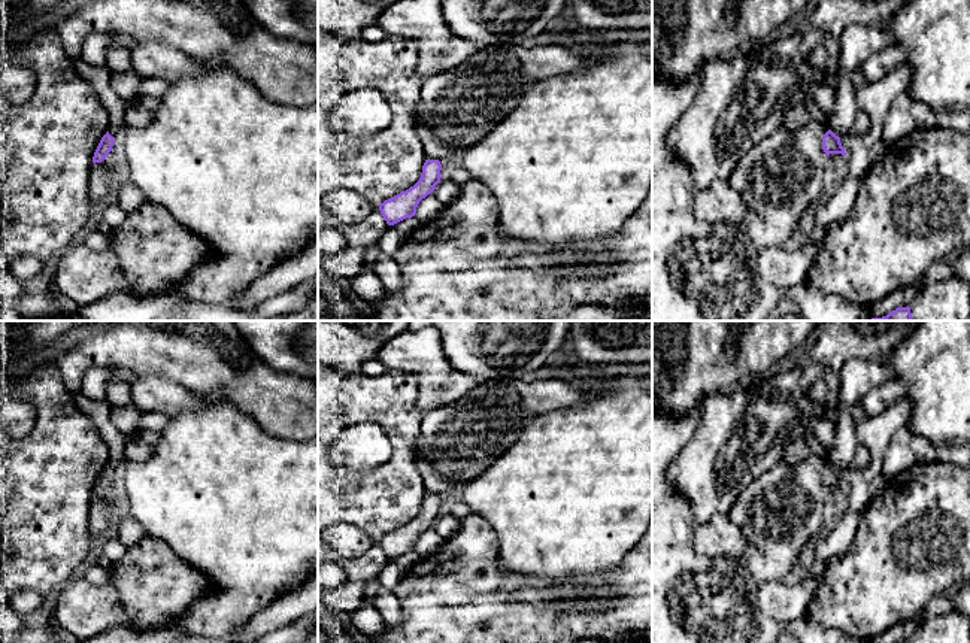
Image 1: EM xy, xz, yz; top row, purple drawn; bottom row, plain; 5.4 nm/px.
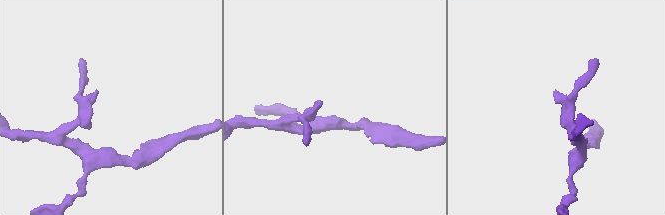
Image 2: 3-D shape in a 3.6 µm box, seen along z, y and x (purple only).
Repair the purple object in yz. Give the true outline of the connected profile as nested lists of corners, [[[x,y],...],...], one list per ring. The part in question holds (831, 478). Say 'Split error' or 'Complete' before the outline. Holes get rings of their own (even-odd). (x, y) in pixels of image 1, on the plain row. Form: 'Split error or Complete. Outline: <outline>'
Complete. Outline: [[[828,464],[822,471],[822,483],[825,486],[825,491],[830,488],[846,489],[845,482],[840,477],[840,471],[836,470],[831,464]]]

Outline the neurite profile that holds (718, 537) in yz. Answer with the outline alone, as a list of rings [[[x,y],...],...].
[[[715,515],[707,522],[697,525],[694,551],[710,558],[734,561],[734,567],[746,567],[746,542],[739,525],[728,515]]]

